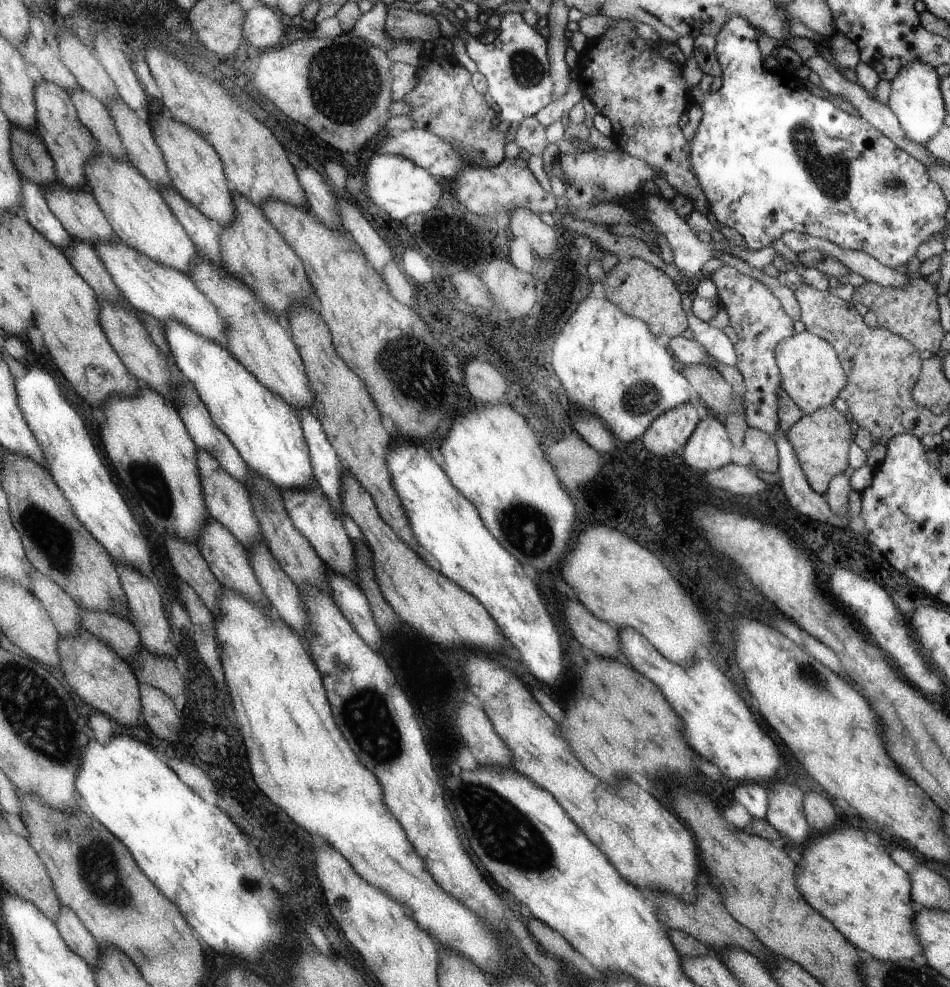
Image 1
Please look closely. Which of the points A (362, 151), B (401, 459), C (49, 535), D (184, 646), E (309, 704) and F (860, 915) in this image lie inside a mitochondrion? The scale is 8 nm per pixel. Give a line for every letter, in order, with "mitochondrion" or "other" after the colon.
A: other
B: other
C: mitochondrion
D: other
E: other
F: other

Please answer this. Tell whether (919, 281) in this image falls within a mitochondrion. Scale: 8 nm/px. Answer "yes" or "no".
no

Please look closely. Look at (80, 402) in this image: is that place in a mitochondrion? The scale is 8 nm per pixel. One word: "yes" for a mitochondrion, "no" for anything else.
no

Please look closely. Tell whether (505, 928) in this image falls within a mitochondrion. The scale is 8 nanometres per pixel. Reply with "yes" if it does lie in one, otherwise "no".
no

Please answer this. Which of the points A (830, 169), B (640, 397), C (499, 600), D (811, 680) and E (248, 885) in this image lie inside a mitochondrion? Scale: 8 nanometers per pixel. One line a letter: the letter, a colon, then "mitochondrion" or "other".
A: mitochondrion
B: mitochondrion
C: other
D: mitochondrion
E: mitochondrion

